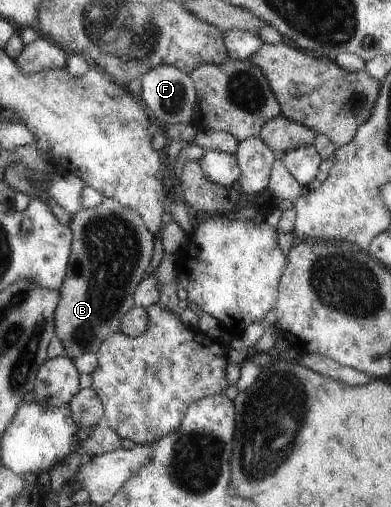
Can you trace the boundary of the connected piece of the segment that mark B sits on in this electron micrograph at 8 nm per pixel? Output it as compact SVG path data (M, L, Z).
M103 198L99 205L89 209L79 208L75 214L70 215L67 224L71 233L70 253L63 282L58 290L59 302L53 310L53 337L59 340L63 347L63 355L72 359L79 354L95 354L103 338L119 331L121 318L134 307L133 291L145 276L157 237L147 230L135 210L121 206L113 198Z

